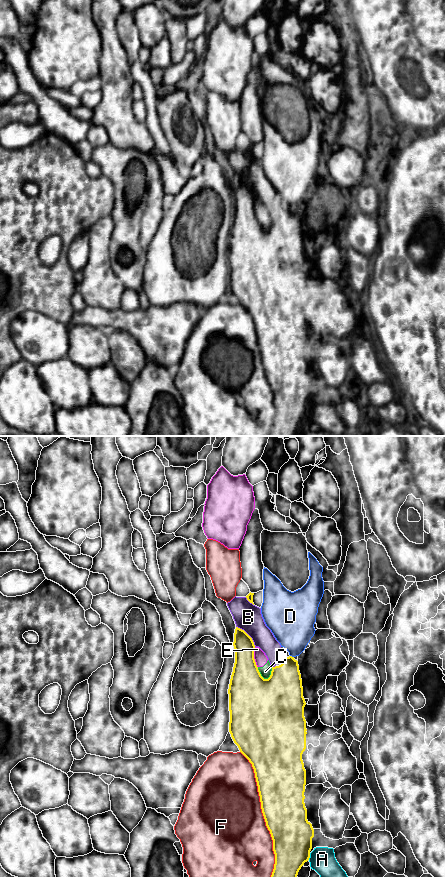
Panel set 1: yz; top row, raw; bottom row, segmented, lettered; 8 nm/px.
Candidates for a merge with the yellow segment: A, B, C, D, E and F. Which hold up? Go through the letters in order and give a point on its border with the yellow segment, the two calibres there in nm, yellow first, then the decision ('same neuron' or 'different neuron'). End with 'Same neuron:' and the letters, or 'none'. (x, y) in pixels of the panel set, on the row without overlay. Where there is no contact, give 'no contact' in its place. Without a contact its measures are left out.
A: yz (309, 408) | 320/200 nm | different neuron
B: yz (248, 187) | 180/220 nm | same neuron
C: yz (261, 228) | 480/90 nm | different neuron
D: yz (291, 208) | 280/340 nm | different neuron
E: yz (253, 209) | 300/100 nm | different neuron
F: yz (264, 369) | 360/500 nm | different neuron
Same neuron: B

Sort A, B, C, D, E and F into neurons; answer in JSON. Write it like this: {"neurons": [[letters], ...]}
{"neurons": [["A"], ["B"], ["C", "E"], ["D"], ["F"]]}

